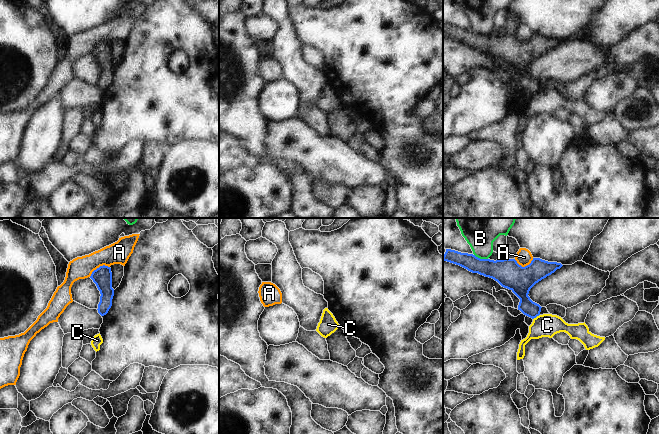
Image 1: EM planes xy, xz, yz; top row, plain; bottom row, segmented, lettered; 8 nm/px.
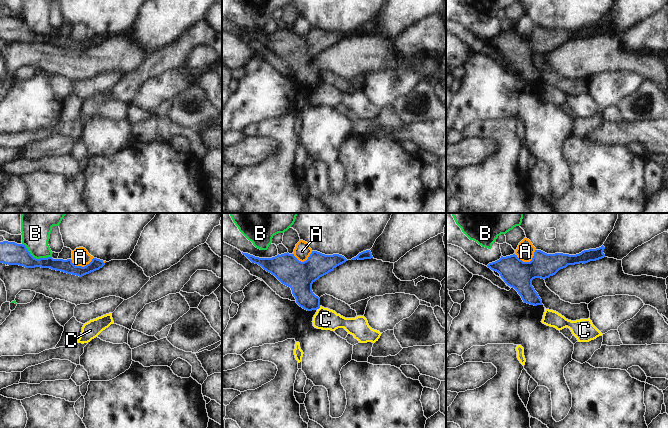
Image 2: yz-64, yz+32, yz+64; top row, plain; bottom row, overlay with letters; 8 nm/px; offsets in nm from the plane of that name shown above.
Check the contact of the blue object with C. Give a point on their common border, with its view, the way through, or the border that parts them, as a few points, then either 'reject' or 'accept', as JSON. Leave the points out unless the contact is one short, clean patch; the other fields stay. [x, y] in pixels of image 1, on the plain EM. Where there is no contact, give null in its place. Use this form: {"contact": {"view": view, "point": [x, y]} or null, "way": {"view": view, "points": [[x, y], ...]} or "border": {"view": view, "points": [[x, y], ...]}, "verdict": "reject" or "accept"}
{"contact": {"view": "yz", "point": [536, 92]}, "border": {"view": "yz", "points": [[539, 90], [533, 95]]}, "verdict": "reject"}

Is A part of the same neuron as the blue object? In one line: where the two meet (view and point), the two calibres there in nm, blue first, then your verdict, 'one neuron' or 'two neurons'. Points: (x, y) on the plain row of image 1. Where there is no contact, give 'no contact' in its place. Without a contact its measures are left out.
meets blue in xy at (99, 43); 160 nm thick on the blue side, 180 nm on the other; two neurons

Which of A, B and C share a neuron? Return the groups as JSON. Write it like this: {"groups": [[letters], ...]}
{"groups": [["A"], ["B"], ["C"]]}

